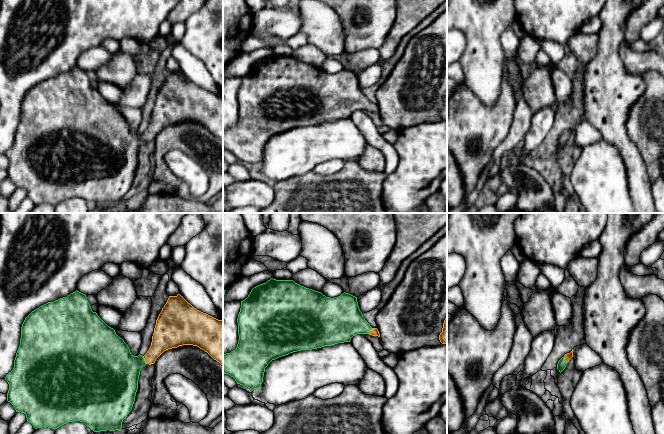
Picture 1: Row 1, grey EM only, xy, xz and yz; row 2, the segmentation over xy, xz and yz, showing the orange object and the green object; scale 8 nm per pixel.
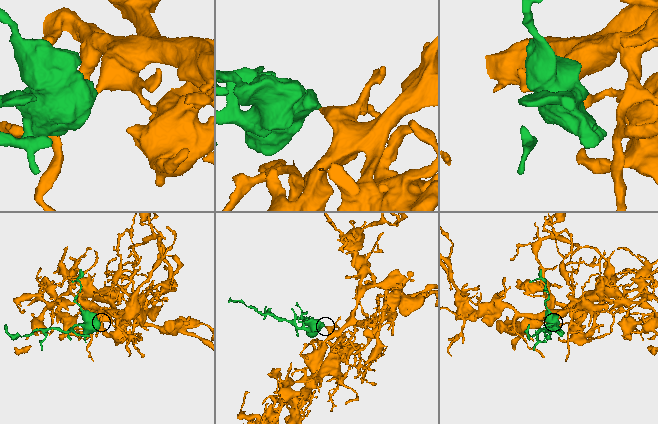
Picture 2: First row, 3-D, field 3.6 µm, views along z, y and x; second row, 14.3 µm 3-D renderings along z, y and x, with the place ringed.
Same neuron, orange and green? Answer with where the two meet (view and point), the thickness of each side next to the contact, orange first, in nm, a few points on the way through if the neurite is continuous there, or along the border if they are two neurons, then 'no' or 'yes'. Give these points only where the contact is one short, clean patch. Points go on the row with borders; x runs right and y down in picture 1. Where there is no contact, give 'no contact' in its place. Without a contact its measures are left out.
meets orange in xy at (144, 359); 200 nm thick on the orange side, 380 nm on the other; runs through xy (165, 336), (158, 346), (144, 359), (123, 369), (115, 370); yes

